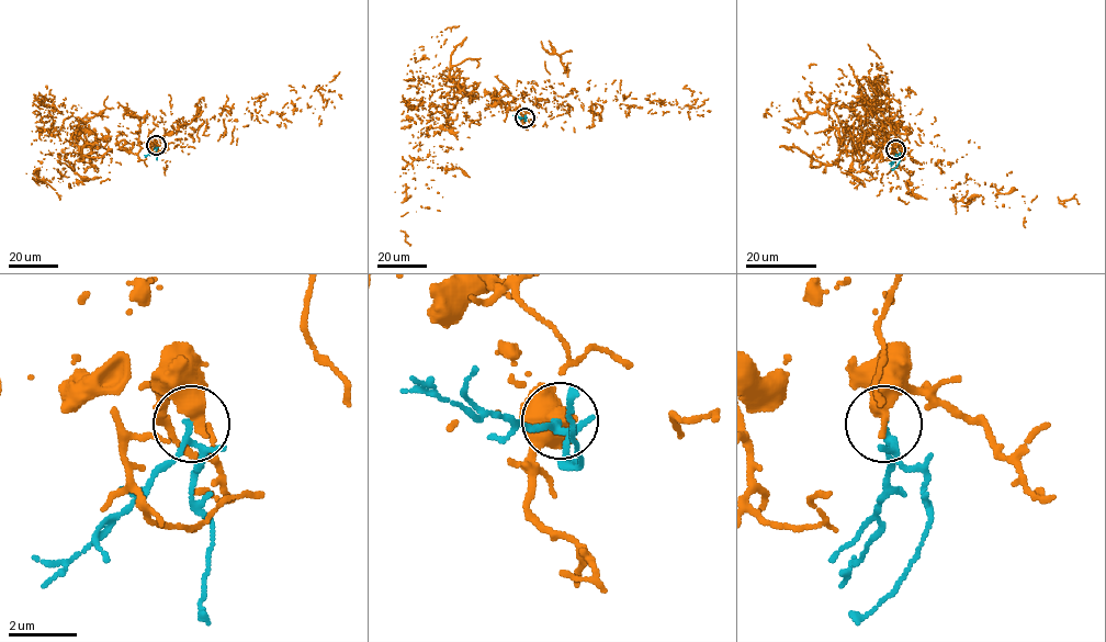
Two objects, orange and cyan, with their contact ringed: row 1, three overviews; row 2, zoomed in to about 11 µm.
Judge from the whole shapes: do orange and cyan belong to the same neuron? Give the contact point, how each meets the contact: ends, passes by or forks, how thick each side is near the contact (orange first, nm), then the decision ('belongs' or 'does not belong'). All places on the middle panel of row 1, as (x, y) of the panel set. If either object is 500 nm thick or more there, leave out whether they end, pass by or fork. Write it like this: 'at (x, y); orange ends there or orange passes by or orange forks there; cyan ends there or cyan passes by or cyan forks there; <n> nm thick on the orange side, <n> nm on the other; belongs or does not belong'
at (525, 117); 550 nm thick on the orange side, 110 nm on the other; does not belong

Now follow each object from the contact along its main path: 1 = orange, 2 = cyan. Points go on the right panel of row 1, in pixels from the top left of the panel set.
1: (894, 149), (849, 110), (865, 143), (879, 70), (893, 96)
2: (894, 149), (899, 161), (891, 169)

